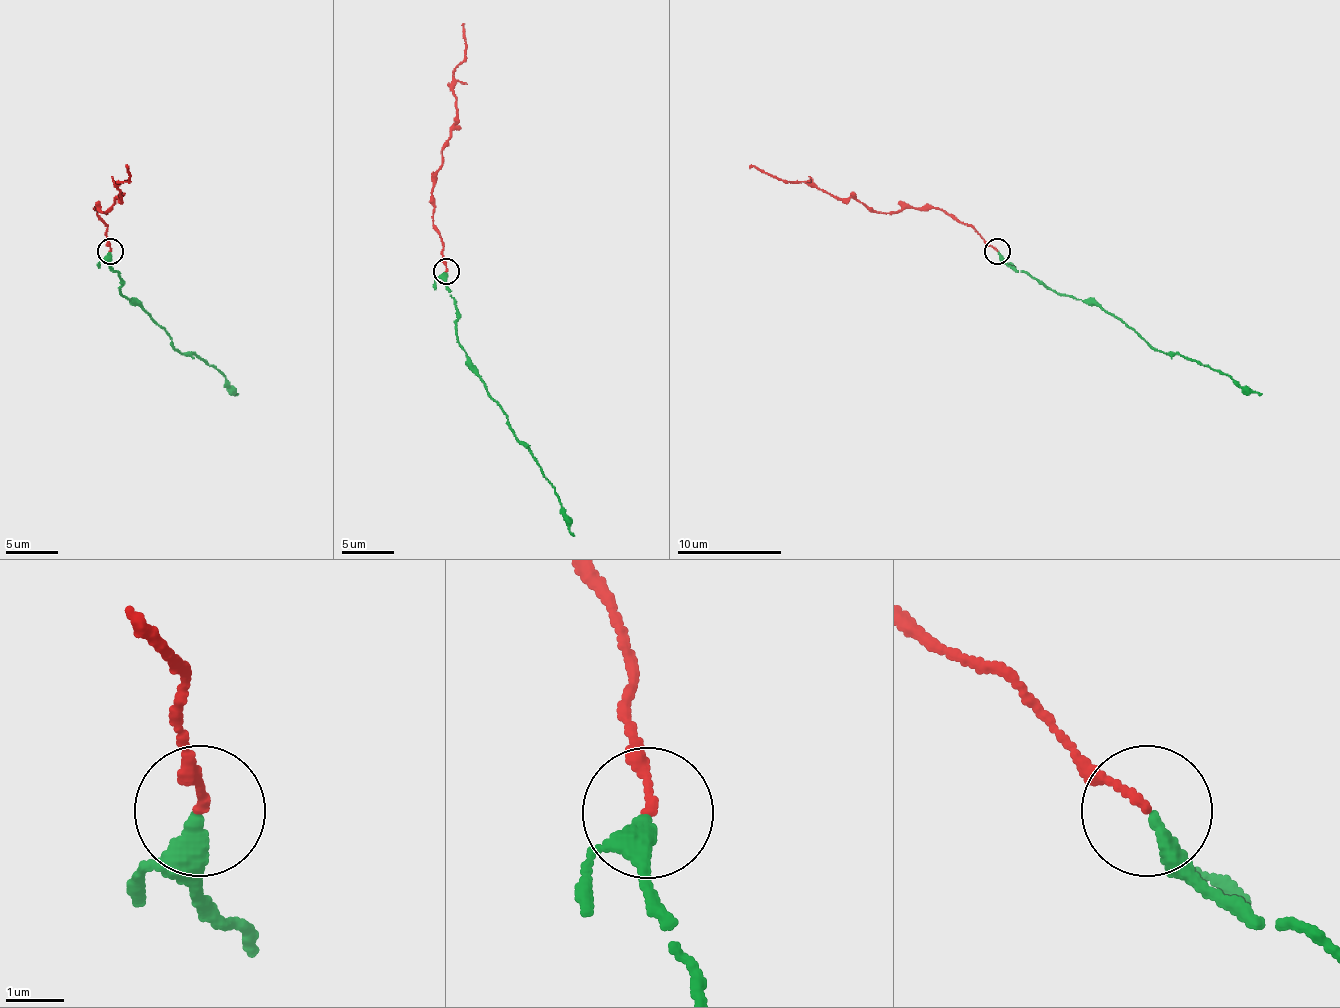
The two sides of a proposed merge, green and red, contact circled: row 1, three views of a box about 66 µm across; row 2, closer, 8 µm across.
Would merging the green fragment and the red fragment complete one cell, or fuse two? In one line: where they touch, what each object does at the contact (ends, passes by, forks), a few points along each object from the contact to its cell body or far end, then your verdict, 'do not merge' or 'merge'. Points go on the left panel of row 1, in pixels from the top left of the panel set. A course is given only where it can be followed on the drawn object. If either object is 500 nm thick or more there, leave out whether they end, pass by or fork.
place (110, 251); green ends; red ends; course green (111, 253), (111, 266), (121, 279), (121, 295), (171, 336), (176, 350), (192, 352), (213, 365), (239, 394); course red (111, 250), (108, 229), (97, 208), (105, 213), (121, 198), (118, 182), (129, 179), (126, 164); merge

